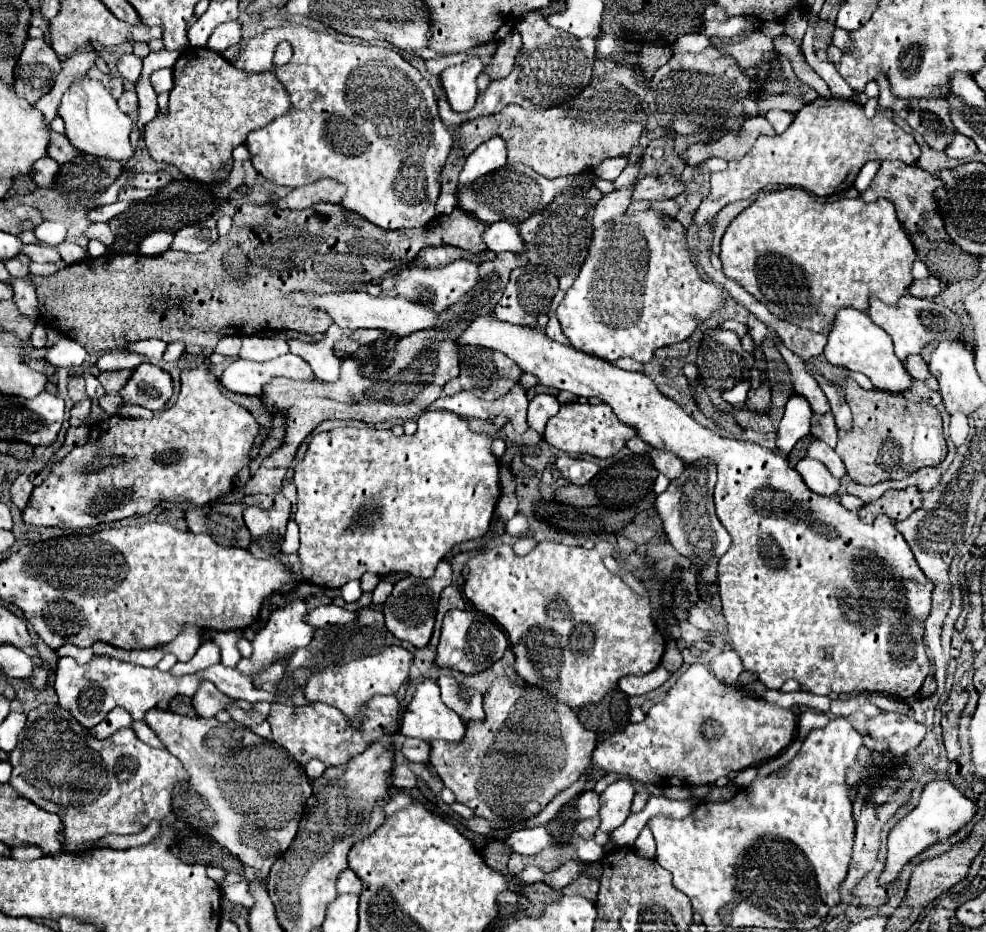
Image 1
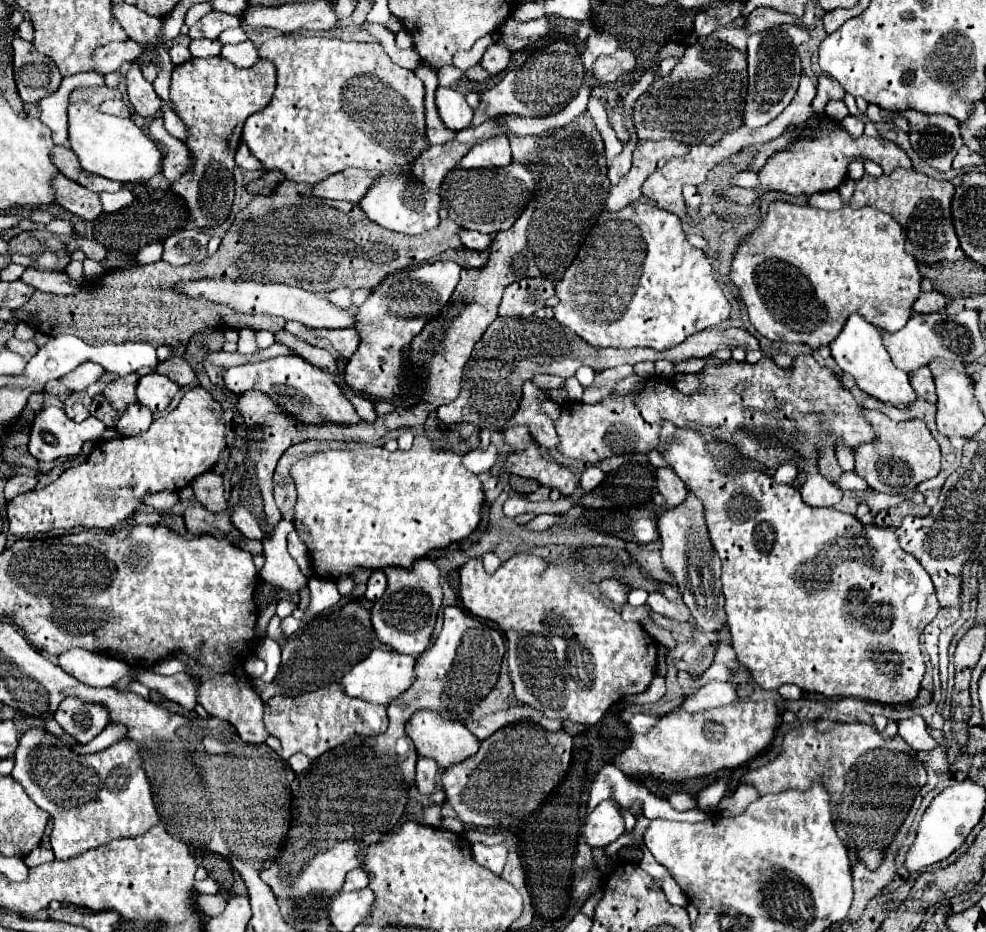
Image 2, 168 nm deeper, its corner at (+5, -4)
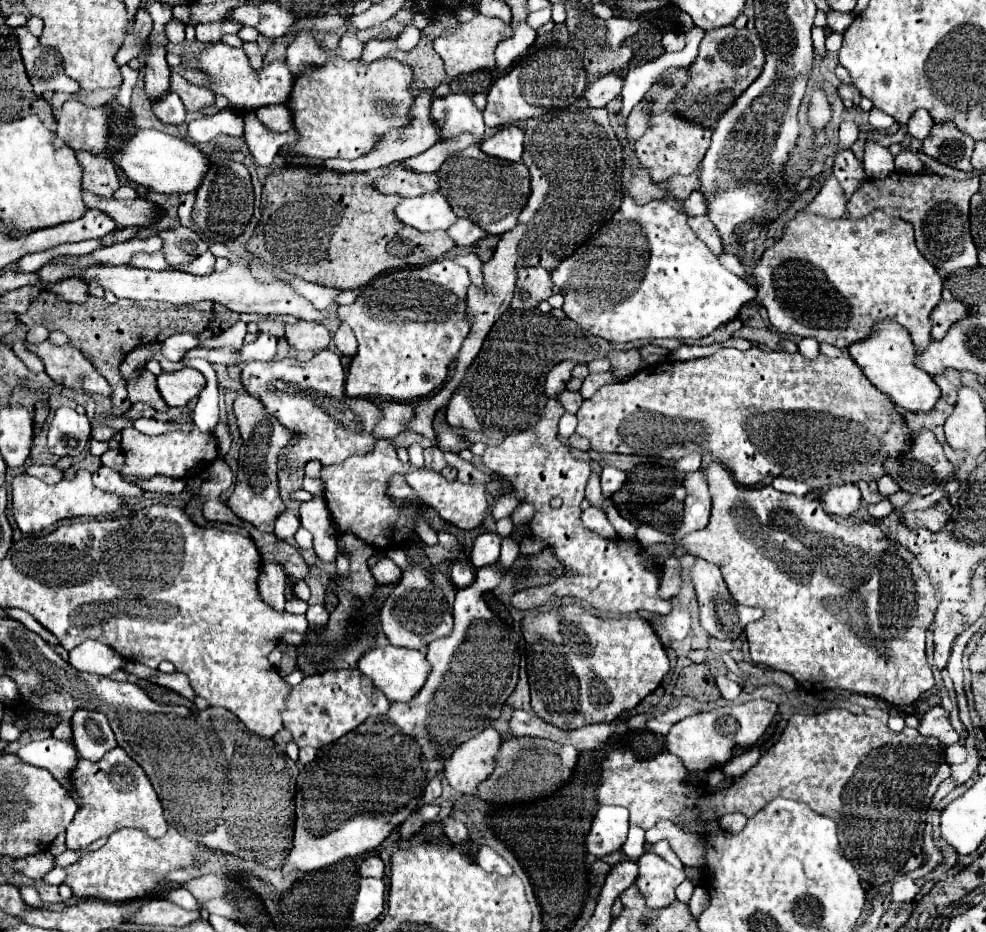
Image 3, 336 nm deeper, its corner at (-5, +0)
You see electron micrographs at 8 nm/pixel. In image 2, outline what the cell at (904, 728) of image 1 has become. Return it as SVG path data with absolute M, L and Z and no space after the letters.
M912 716L908 720L898 722L898 734L900 738L912 748L912 750L932 750L936 742L926 730L926 722L920 716Z

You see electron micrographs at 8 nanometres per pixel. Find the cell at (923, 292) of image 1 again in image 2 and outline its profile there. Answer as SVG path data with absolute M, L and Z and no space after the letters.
M932 290L932 292L920 292L920 296L918 296L918 300L914 302L914 312L938 312L938 310L942 310L944 306L946 306L946 298L940 294L940 292L936 292L936 290Z

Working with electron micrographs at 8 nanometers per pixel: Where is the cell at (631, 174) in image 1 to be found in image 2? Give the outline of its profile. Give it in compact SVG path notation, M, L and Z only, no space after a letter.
M700 42L686 48L686 54L678 60L674 70L668 76L656 76L648 90L634 104L634 128L638 140L678 140L684 144L716 144L726 134L742 126L744 106L746 106L748 74L746 74L746 56L736 48L718 42L718 48L710 54Z

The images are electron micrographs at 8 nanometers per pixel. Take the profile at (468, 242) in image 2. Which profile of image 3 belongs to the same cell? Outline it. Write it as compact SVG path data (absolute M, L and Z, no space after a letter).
M460 218L450 230L448 236L454 240L456 246L472 246L476 240L484 238L486 232L482 228L476 228L476 224L472 224L470 220Z

